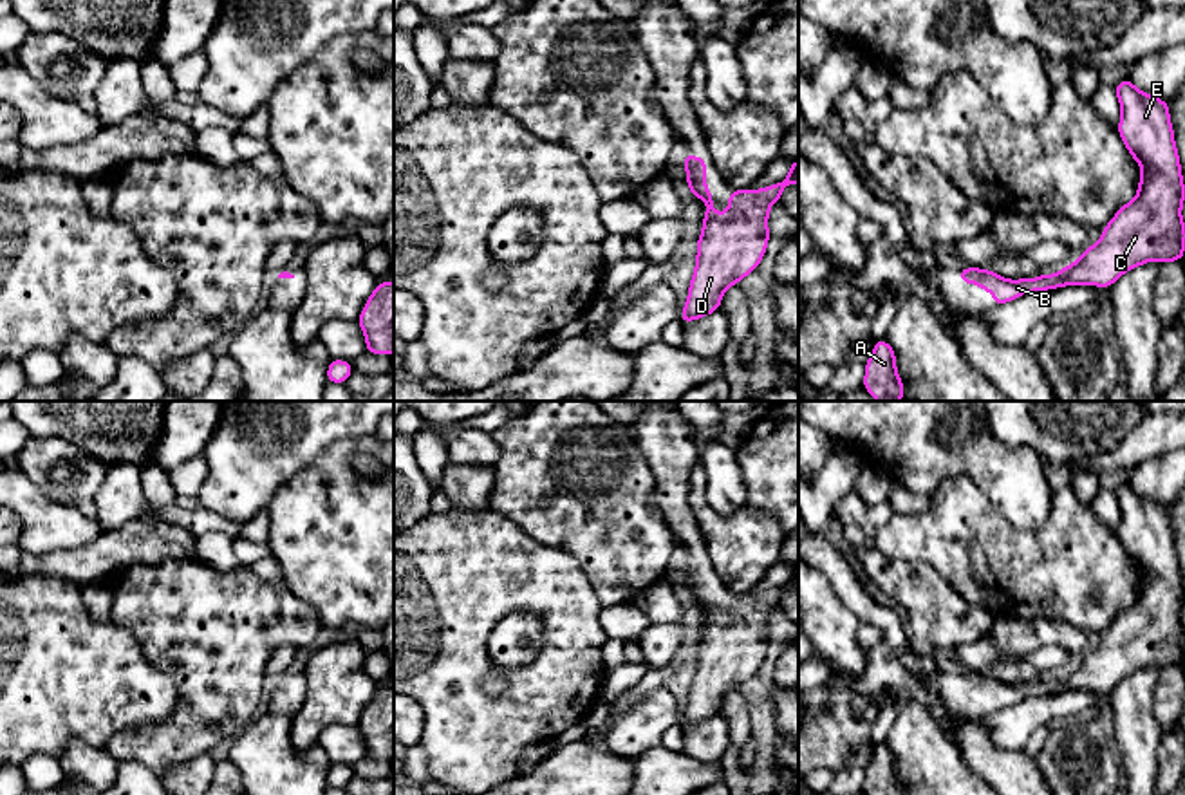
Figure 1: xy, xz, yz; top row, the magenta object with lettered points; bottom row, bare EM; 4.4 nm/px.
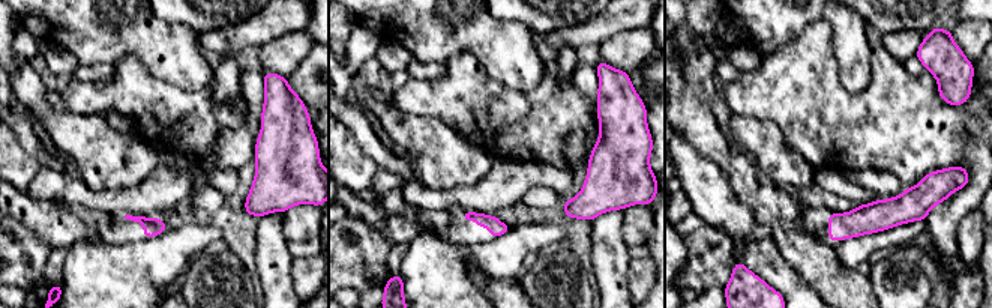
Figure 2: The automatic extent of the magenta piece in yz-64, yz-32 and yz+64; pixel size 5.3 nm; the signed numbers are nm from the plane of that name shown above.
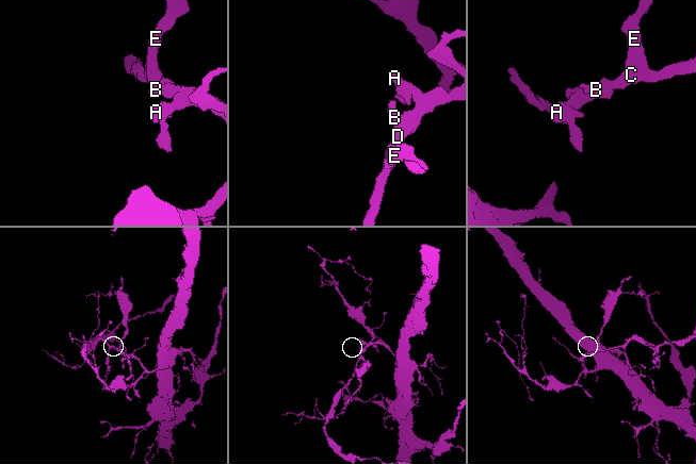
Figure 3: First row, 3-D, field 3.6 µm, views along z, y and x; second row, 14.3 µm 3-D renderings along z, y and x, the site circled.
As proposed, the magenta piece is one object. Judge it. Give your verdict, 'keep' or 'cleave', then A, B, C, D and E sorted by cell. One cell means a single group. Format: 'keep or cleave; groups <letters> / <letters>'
keep; groups A B C D E

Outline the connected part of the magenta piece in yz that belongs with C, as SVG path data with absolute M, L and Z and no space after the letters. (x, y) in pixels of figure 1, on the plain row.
M1129 482L1115 491L1120 506L1118 538L1142 573L1138 598L1124 609L1095 650L1057 679L1008 685L992 674L963 672L957 683L994 697L994 712L1026 697L1064 690L1111 692L1118 681L1151 665L1176 667L1185 659L1181 611L1185 589L1169 520L1169 508L1142 497Z

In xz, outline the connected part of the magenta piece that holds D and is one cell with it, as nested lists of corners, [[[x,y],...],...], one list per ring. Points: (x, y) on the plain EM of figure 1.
[[[686,558],[681,566],[690,600],[706,609],[695,674],[679,721],[685,728],[719,716],[724,696],[760,669],[770,647],[770,613],[775,605],[782,605],[786,591],[798,587],[798,566],[789,566],[791,576],[777,589],[762,594],[733,594],[726,618],[714,616],[714,598],[706,594],[706,566]]]

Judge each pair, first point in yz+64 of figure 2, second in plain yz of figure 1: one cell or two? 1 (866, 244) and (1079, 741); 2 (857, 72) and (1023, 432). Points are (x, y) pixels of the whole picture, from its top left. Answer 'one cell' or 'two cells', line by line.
1: two cells
2: two cells

